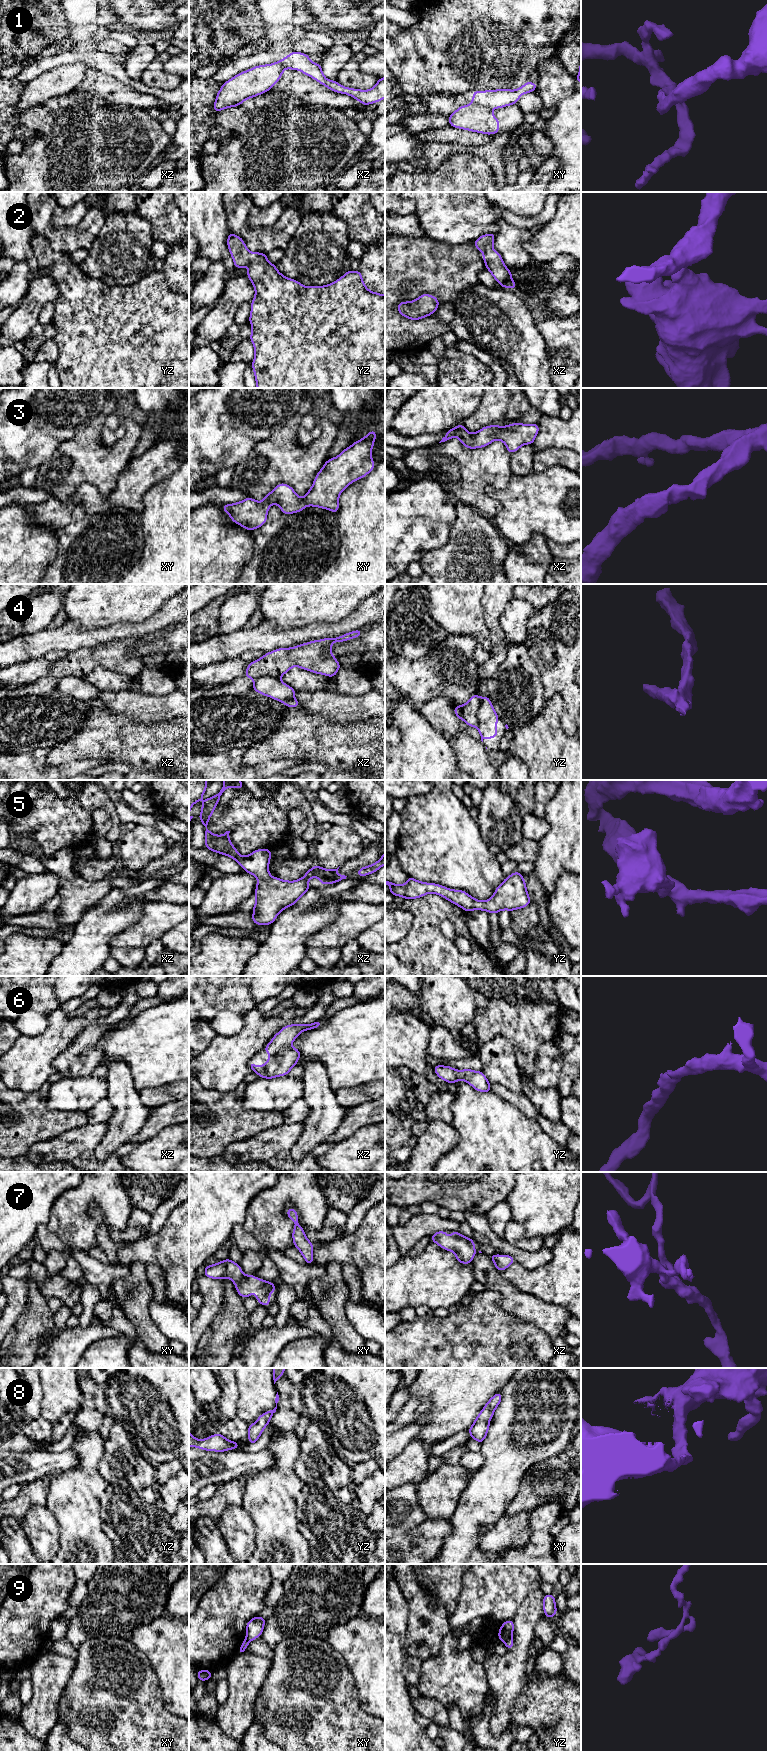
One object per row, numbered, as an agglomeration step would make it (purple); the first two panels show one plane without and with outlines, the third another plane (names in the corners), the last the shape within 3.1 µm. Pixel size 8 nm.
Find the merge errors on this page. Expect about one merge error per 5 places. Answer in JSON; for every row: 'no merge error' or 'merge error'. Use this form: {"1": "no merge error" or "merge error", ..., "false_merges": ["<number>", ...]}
{"1": "merge error", "2": "no merge error", "3": "no merge error", "4": "merge error", "5": "no merge error", "6": "no merge error", "7": "no merge error", "8": "no merge error", "9": "merge error", "false_merges": ["1", "4", "9"]}

